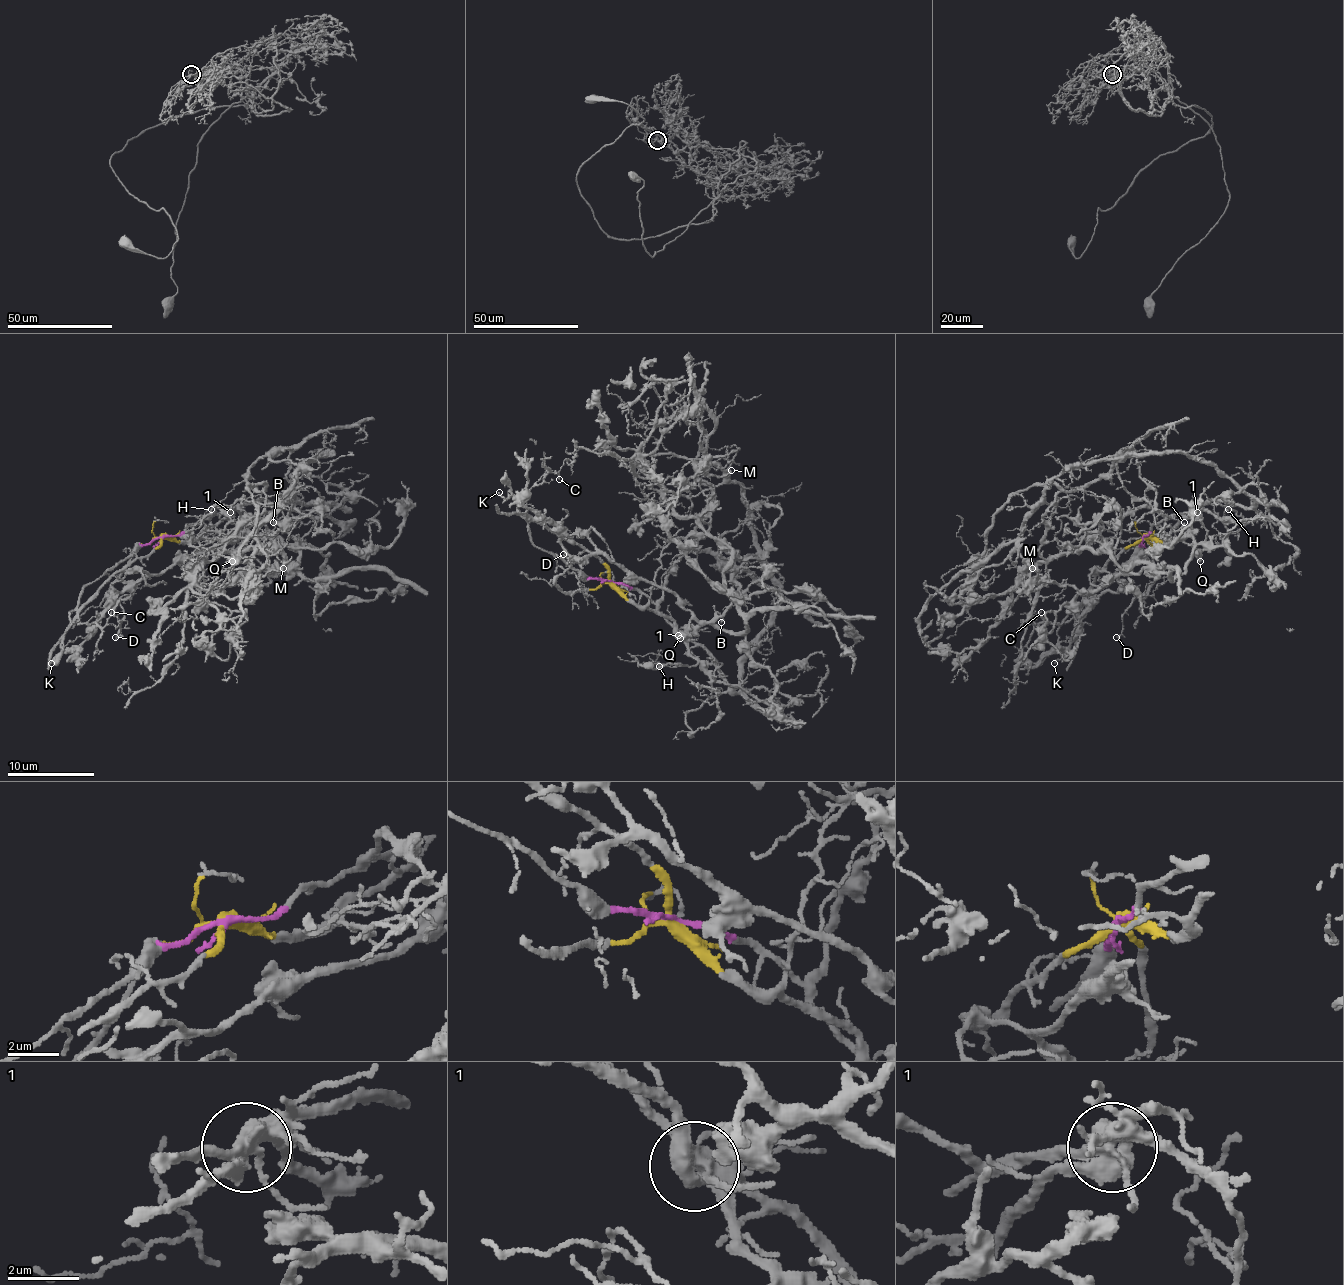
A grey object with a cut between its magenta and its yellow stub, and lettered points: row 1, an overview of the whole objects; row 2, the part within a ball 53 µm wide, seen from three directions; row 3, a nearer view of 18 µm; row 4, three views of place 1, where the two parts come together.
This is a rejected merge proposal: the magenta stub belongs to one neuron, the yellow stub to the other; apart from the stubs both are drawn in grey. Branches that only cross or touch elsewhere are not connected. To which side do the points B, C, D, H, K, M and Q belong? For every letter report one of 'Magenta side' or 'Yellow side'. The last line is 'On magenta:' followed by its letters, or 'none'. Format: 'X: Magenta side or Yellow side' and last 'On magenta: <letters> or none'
B: Yellow side
C: Yellow side
D: Yellow side
H: Magenta side
K: Magenta side
M: Yellow side
Q: Yellow side
On magenta: H, K

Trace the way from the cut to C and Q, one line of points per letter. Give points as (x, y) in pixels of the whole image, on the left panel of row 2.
C: (161, 537), (146, 557), (140, 557), (118, 570), (79, 613), (79, 624), (94, 622), (101, 626), (111, 611)
Q: (161, 537), (255, 522), (251, 544), (281, 570), (298, 555), (248, 537), (231, 561)

